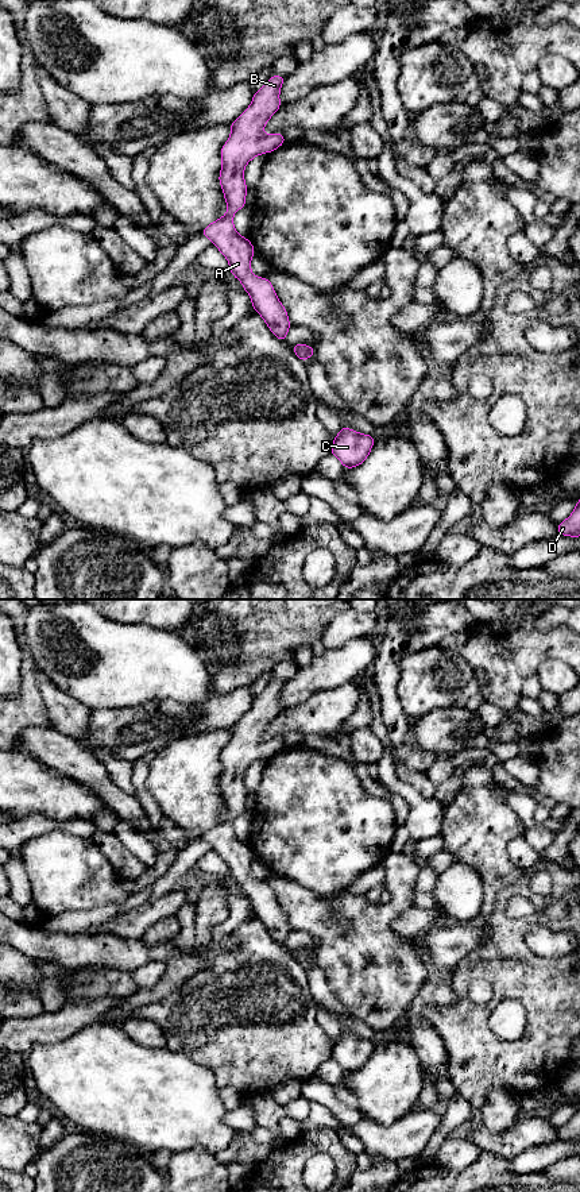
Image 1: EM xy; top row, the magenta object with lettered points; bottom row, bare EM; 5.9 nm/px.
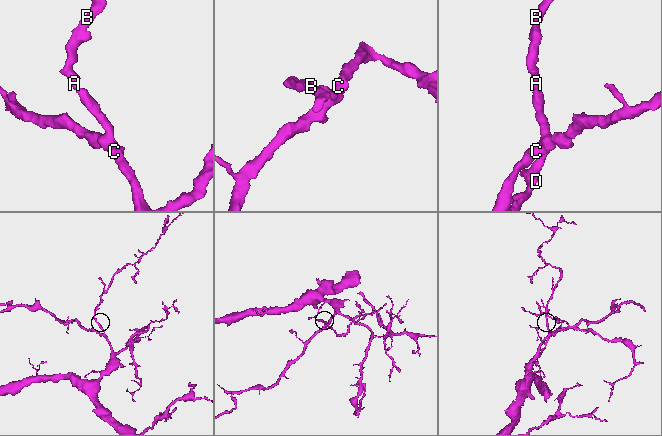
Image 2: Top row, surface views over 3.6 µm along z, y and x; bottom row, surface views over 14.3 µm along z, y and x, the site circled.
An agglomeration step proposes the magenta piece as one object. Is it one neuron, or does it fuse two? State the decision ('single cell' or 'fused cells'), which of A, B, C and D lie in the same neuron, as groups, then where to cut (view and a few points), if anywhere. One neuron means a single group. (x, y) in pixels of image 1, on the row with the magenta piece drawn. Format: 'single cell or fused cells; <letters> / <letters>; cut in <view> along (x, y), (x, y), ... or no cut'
single cell; A B C D; no cut

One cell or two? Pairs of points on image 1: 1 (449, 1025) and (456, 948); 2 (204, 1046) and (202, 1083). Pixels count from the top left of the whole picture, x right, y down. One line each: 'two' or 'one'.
1: two
2: two

